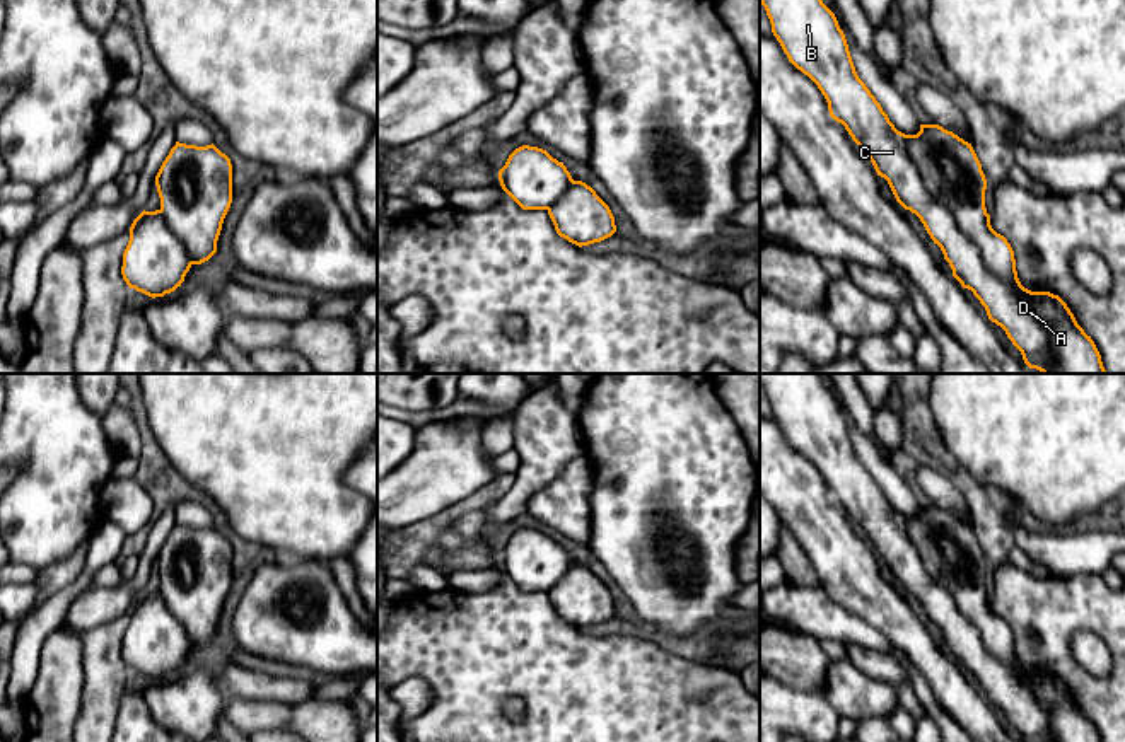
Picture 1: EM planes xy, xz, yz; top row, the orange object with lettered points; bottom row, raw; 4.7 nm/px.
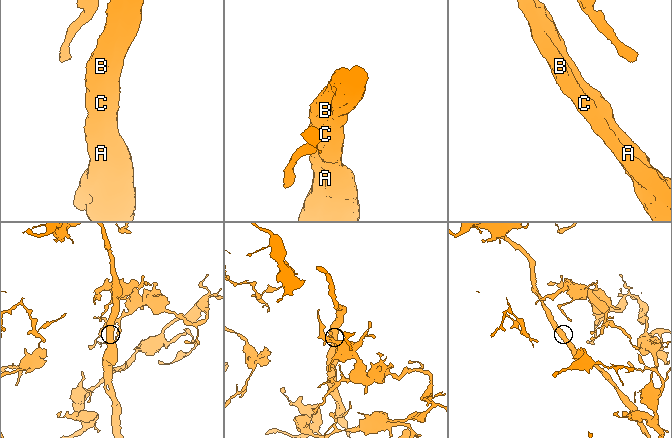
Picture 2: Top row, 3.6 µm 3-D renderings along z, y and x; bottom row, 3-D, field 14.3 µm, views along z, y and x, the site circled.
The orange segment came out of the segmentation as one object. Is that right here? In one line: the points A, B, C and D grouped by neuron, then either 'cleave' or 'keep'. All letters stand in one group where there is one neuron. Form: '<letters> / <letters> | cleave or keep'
A B C D | keep

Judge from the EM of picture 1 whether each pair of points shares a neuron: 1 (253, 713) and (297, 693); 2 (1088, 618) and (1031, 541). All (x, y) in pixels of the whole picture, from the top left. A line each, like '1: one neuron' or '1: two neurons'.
1: one neuron
2: two neurons

